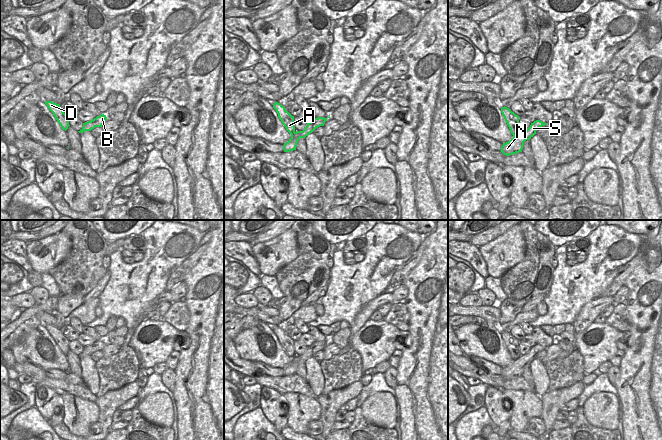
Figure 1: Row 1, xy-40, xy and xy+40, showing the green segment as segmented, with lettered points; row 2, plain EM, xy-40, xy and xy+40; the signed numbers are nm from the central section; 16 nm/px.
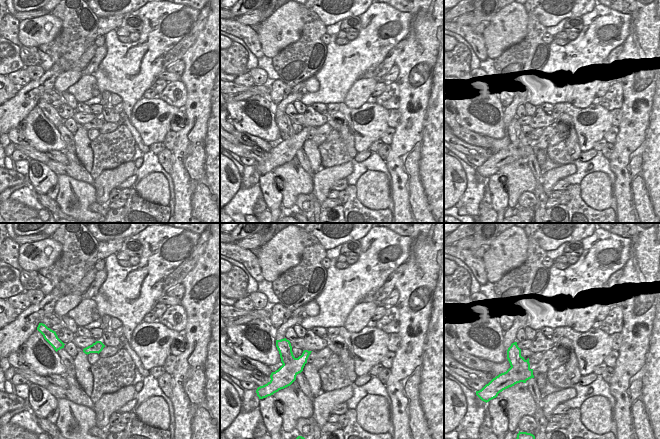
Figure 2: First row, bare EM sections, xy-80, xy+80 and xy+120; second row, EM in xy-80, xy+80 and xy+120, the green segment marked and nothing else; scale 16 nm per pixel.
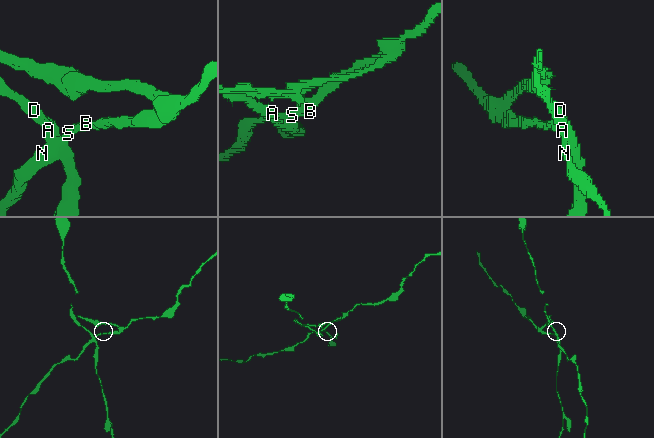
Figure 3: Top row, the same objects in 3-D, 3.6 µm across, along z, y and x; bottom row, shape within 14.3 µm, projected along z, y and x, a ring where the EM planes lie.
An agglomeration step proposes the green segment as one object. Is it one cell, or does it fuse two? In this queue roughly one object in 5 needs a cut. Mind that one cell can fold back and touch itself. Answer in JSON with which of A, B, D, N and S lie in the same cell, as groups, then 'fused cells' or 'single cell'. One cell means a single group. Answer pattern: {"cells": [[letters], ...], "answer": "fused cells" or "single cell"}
{"cells": [["A", "D"], ["B", "N", "S"]], "answer": "fused cells"}

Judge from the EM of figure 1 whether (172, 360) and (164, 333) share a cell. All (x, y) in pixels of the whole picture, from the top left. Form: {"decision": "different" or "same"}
{"decision": "different"}

